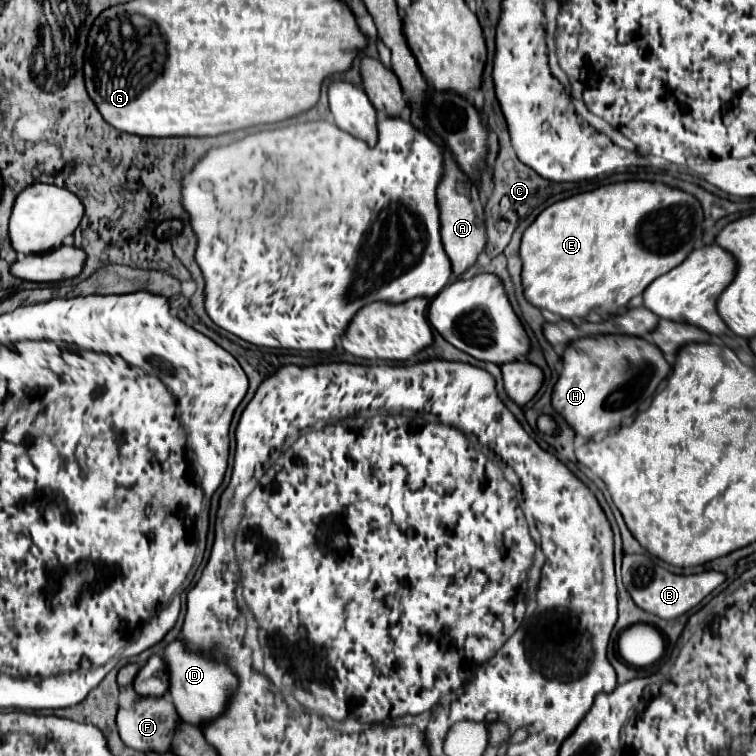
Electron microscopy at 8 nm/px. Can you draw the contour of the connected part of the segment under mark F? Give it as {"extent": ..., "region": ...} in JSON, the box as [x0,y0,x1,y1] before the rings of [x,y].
{"extent":[118,695,182,753],"region":[[[168,695],[162,697],[140,697],[132,707],[118,709],[118,733],[120,739],[136,751],[142,753],[170,753],[172,751],[172,739],[178,731],[178,725],[182,719],[178,717],[178,711]]]}

